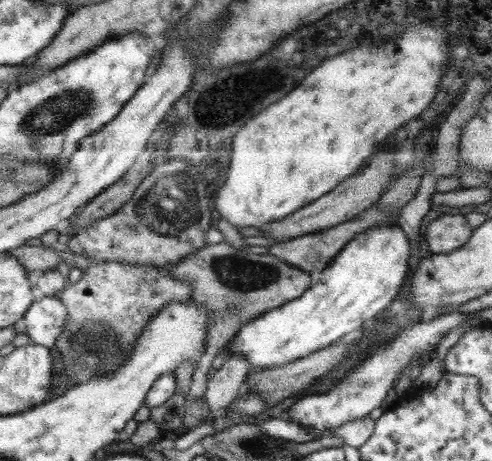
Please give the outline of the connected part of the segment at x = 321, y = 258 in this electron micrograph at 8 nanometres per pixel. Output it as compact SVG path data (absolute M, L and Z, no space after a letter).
M372 205L349 221L323 229L321 232L316 232L315 234L302 235L301 237L284 241L284 243L276 243L268 247L269 253L276 259L288 262L295 268L300 268L308 273L312 270L322 270L322 268L326 268L331 264L333 258L336 257L340 250L344 248L350 240L356 237L356 235L382 223L394 225L396 224L396 218L397 216L394 212L392 212L392 214L386 214L386 212L382 212L380 206Z

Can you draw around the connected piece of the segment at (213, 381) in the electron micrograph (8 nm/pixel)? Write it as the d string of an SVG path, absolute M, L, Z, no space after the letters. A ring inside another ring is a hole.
M232 355L209 377L204 397L208 399L211 416L224 414L228 404L232 403L241 391L246 390L251 368L250 361L244 355Z

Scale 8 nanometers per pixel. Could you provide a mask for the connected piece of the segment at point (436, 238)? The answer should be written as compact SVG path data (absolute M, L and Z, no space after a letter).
M442 214L433 217L424 234L424 244L428 253L447 254L464 247L472 236L473 228L462 214Z

